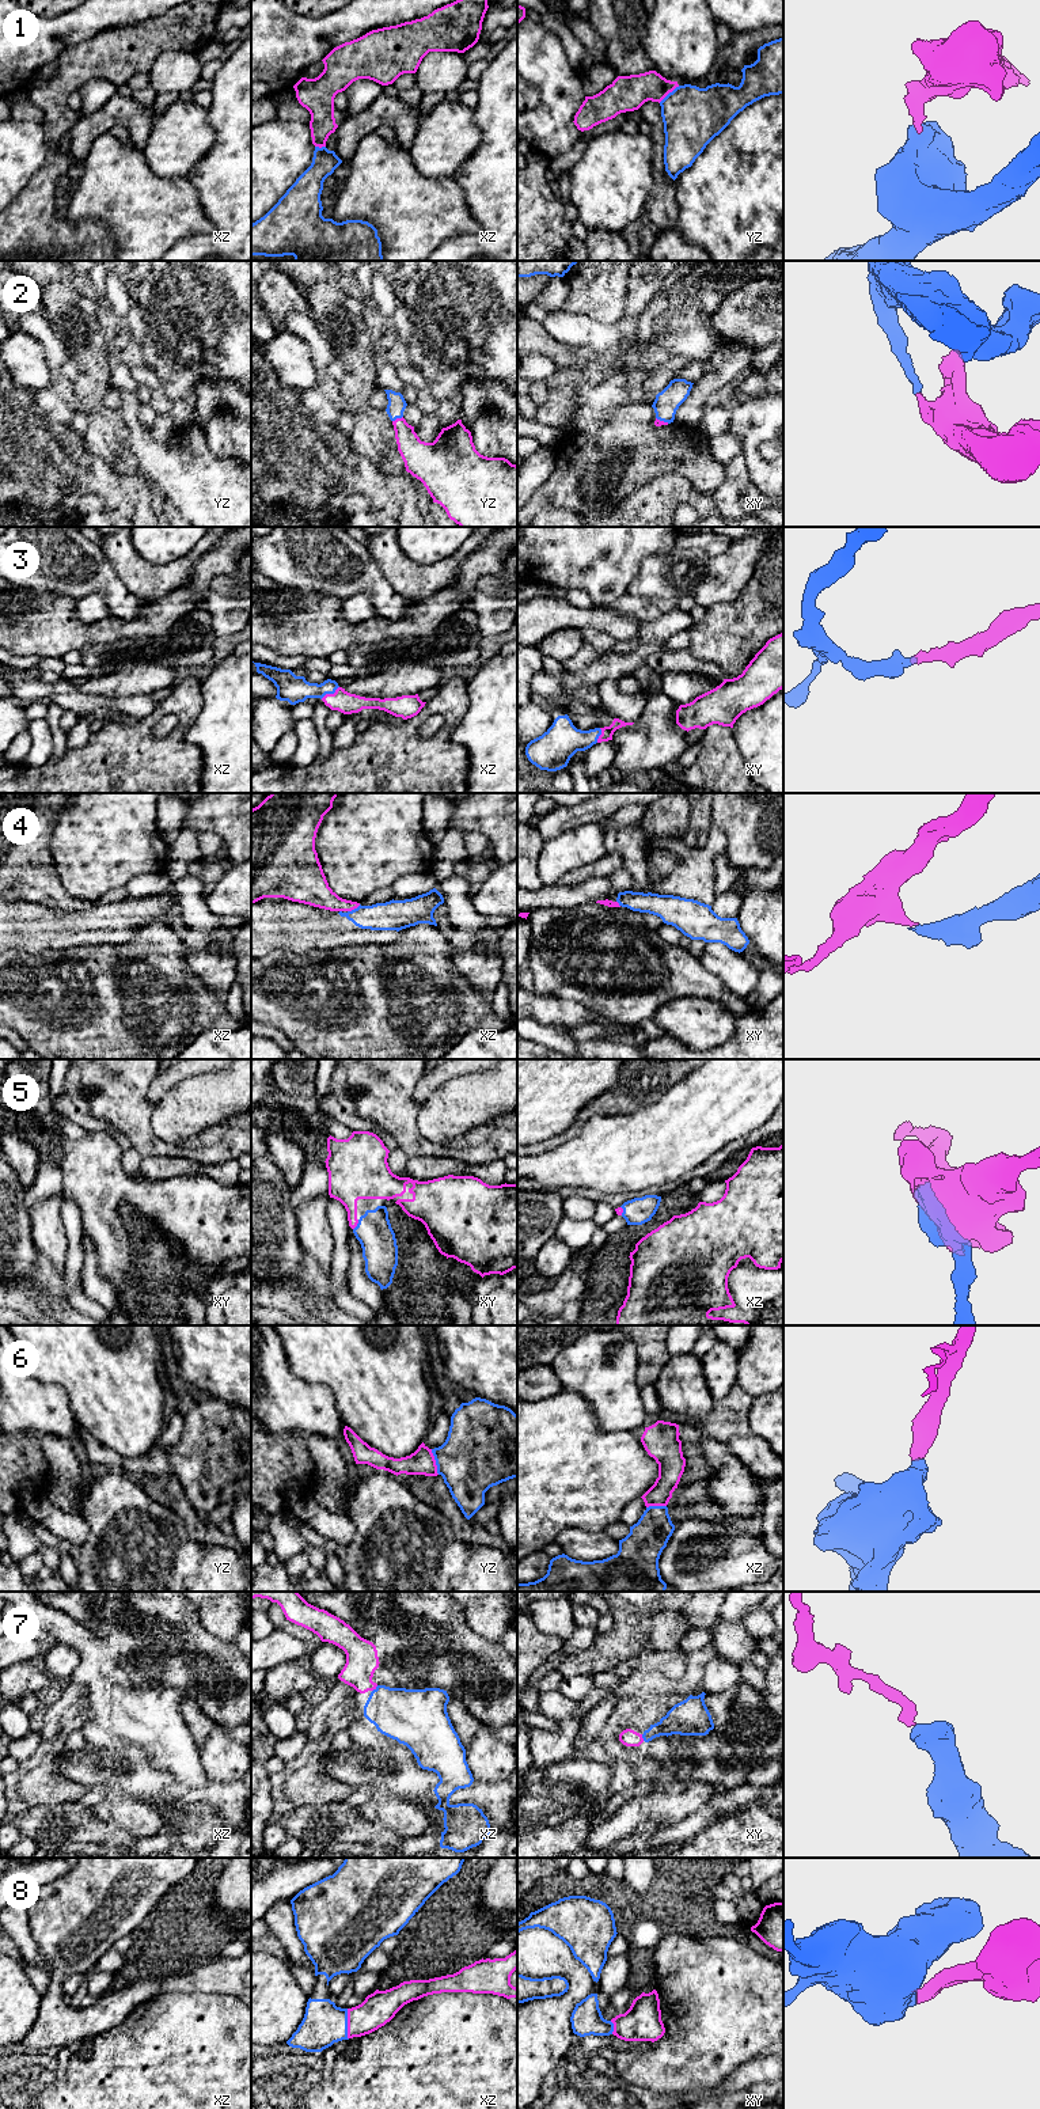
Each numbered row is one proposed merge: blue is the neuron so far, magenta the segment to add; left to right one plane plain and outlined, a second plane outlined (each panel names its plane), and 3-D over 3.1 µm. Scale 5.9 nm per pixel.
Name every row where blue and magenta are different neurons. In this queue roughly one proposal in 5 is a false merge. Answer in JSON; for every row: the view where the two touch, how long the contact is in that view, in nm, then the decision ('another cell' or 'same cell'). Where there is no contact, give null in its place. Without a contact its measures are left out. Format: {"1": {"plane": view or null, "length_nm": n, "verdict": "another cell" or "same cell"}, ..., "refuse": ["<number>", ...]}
{"1": {"plane": "yz", "length_nm": 160, "verdict": "another cell"}, "2": {"plane": "yz", "length_nm": 70, "verdict": "same cell"}, "3": {"plane": "xz", "length_nm": 130, "verdict": "same cell"}, "4": {"plane": "xz", "length_nm": 90, "verdict": "another cell"}, "5": {"plane": "xy", "length_nm": 70, "verdict": "same cell"}, "6": {"plane": "yz", "length_nm": 160, "verdict": "same cell"}, "7": {"plane": "xz", "length_nm": 50, "verdict": "same cell"}, "8": {"plane": "xz", "length_nm": 180, "verdict": "same cell"}, "refuse": ["1", "4"]}

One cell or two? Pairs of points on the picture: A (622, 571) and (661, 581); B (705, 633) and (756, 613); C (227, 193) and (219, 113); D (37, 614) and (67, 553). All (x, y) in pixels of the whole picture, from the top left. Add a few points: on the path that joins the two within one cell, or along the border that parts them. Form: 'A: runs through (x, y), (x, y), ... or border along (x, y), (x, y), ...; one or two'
A: border along (660, 553), (651, 554), (641, 562), (626, 591); two
B: runs through (717, 633), (733, 633), (744, 625); one
C: runs through (227, 173), (227, 133); one
D: border along (16, 585), (76, 600); two

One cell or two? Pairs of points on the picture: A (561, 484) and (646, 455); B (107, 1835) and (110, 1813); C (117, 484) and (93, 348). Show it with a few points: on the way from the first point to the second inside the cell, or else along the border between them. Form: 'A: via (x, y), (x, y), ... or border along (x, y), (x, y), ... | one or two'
A: via (583, 467), (610, 447), (625, 444) | one
B: border along (93, 1808), (102, 1820), (125, 1828), (136, 1839) | two
C: border along (90, 452), (114, 470), (136, 475) | two

